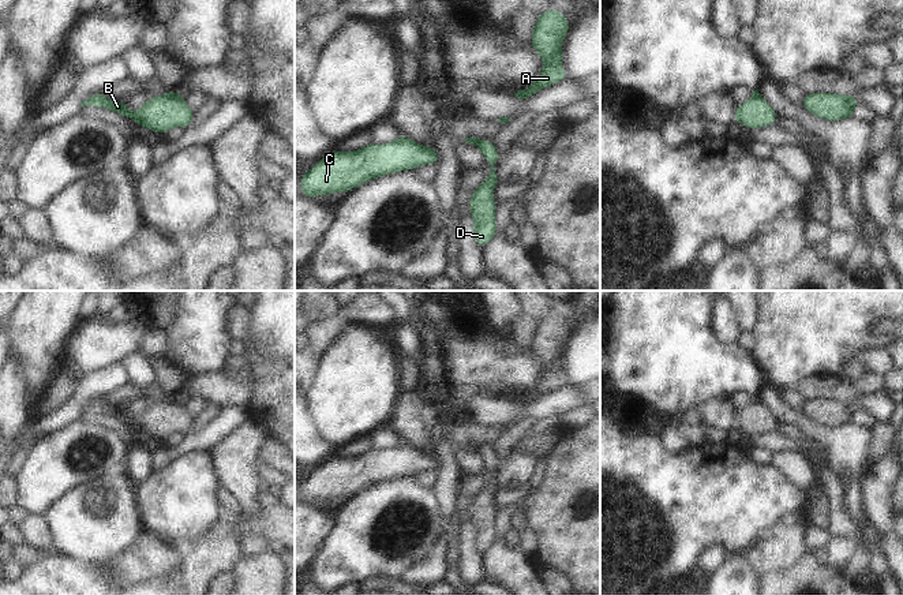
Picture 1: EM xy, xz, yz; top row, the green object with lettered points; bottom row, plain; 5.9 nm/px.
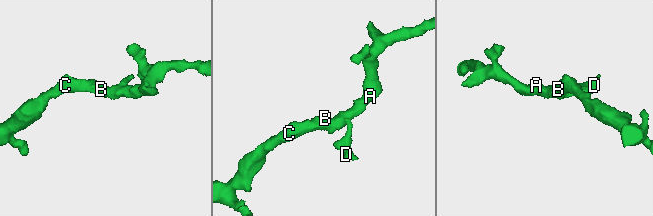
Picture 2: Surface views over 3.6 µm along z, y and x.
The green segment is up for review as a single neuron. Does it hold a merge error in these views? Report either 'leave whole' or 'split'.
split

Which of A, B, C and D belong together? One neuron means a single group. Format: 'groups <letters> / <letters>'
groups A B C / D

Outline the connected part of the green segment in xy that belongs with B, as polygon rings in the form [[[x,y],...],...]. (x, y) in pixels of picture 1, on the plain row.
[[[95,398],[82,408],[85,412],[104,413],[117,418],[123,423],[132,426],[135,430],[147,433],[153,438],[166,439],[172,433],[191,433],[192,423],[196,416],[188,413],[184,404],[175,404],[169,400],[149,403],[147,407],[131,419],[130,412],[124,407],[110,407],[104,398]]]

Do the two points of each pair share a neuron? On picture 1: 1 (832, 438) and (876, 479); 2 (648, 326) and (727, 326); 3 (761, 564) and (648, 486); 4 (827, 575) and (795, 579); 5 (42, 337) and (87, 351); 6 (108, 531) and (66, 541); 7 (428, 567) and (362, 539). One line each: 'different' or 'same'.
1: different
2: different
3: different
4: same
5: different
6: same
7: different

